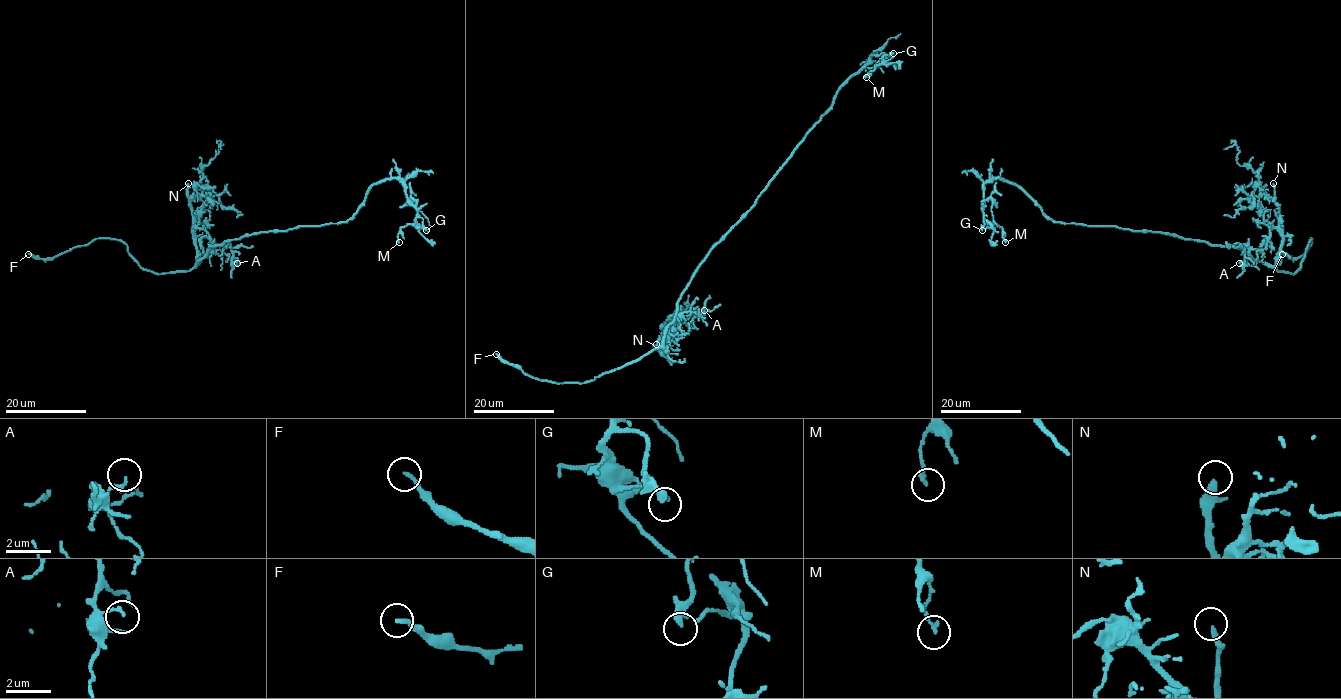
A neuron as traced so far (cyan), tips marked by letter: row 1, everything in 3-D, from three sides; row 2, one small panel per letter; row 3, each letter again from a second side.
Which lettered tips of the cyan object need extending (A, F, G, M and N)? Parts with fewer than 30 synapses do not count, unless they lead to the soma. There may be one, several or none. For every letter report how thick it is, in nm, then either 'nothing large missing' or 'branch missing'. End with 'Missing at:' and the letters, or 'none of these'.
A: 150 nm | nothing large missing
F: 190 nm | branch missing
G: 160 nm | nothing large missing
M: 160 nm | nothing large missing
N: 200 nm | branch missing
Missing at: F, N

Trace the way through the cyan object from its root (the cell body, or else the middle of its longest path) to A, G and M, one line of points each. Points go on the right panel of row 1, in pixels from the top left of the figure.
A: (1170, 235), (1235, 246), (1274, 266), (1282, 234), (1271, 228), (1264, 249), (1241, 245), (1244, 261), (1239, 263)
G: (1170, 235), (1116, 226), (1053, 222), (1015, 184), (998, 178), (984, 184), (982, 230)
M: (1170, 235), (1053, 222), (1015, 184), (992, 178), (984, 184), (983, 216), (1002, 228), (1005, 242)

